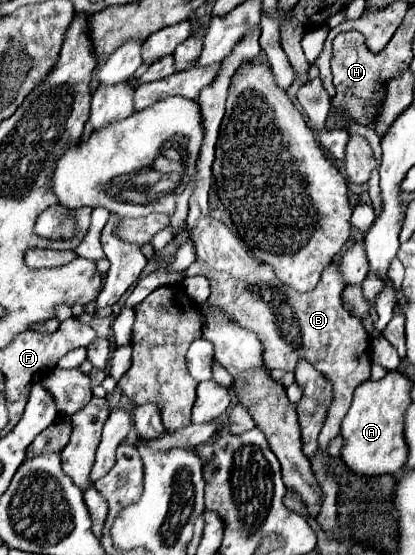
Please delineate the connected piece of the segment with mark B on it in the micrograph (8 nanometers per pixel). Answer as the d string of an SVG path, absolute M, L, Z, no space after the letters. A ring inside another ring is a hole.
M257 28L257 32L249 32L249 36L245 36L245 40L241 40L241 44L237 44L237 48L233 48L233 52L223 60L223 66L221 66L221 76L217 76L217 80L209 86L209 88L203 88L197 102L201 104L201 112L203 112L203 118L205 118L205 144L201 148L201 156L199 156L199 162L197 162L197 178L195 178L195 188L193 188L193 196L189 198L189 216L187 216L187 232L189 232L189 238L195 242L195 250L197 250L197 260L195 264L191 264L187 270L184 271L184 277L190 277L195 275L207 276L211 280L211 296L209 296L209 306L211 308L217 308L217 310L225 310L231 320L235 320L237 324L241 324L241 328L245 330L251 330L261 346L263 346L263 362L265 362L265 368L281 368L281 370L295 370L295 354L297 354L297 360L307 360L315 370L319 370L331 384L333 384L333 402L329 406L329 412L327 412L327 420L323 422L323 428L319 432L319 452L315 454L315 458L311 460L311 466L313 466L313 472L321 484L321 490L323 490L323 502L321 502L321 512L319 516L335 516L337 514L337 484L335 484L335 474L329 472L329 454L327 454L327 444L329 440L333 440L335 436L339 436L339 430L341 430L341 418L345 416L345 412L349 410L351 406L351 398L353 398L353 392L355 388L369 380L371 376L371 358L367 354L369 350L369 334L365 332L365 328L361 326L359 318L351 316L345 308L343 308L343 288L345 288L345 282L343 282L343 276L339 274L339 266L337 262L329 264L325 270L323 270L323 276L319 280L319 284L315 286L315 290L311 292L297 292L285 284L281 284L273 272L273 268L257 258L251 256L249 248L243 244L241 238L237 238L223 222L219 220L213 220L209 218L209 208L207 208L207 192L209 192L209 186L211 186L211 164L213 164L213 158L215 158L215 142L217 142L217 136L219 136L219 124L223 120L223 114L225 114L225 98L227 98L227 88L229 88L229 82L231 82L231 76L235 74L235 70L241 66L241 60L253 60L259 56L261 52L261 46L259 46L259 34L261 30Z

